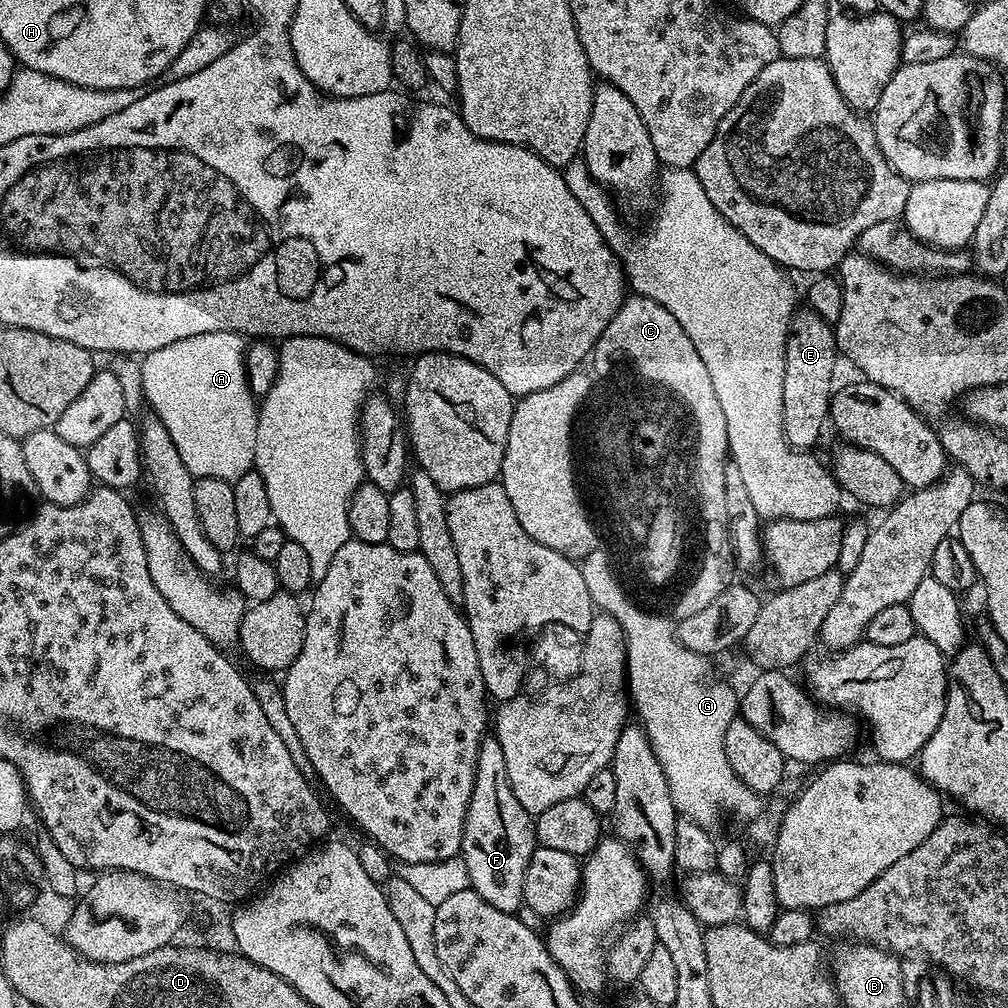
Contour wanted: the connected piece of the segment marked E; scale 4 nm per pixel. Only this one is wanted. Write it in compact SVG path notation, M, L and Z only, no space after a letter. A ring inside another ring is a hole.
M810 310L803 311L797 311L792 317L784 351L786 370L782 378L782 430L791 448L812 450L824 432L824 424L826 428L830 420L828 405L832 403L832 379L836 376L838 349L833 325Z

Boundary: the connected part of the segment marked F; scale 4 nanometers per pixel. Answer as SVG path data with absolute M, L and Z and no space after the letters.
M485 735L484 739L480 741L473 790L464 818L462 842L460 843L460 856L466 862L470 887L479 896L486 898L486 902L490 902L490 906L494 906L494 910L519 913L524 902L522 878L526 878L526 866L530 866L530 858L537 847L533 813L527 812L522 806L522 802L518 802L518 798L514 798L506 774L506 758L502 755L502 746L496 741L495 735Z

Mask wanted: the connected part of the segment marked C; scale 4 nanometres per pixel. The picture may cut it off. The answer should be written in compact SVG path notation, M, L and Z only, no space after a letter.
M635 294L620 303L620 309L614 318L610 318L606 330L602 330L592 348L590 364L596 367L595 375L604 378L611 373L608 371L612 364L620 364L623 360L629 360L636 367L637 377L660 385L677 400L692 404L692 412L696 412L696 420L700 420L700 460L696 460L696 472L700 475L700 496L704 496L702 507L706 514L708 561L704 563L704 572L700 572L700 580L692 584L692 592L688 592L684 604L680 604L681 621L710 606L710 602L714 602L714 598L718 598L718 594L722 594L734 580L732 535L728 532L726 514L726 466L730 462L726 418L722 415L718 394L714 394L714 382L710 382L710 373L706 371L698 350L694 350L694 342L690 342L690 334L682 330L678 318L674 318L666 306L658 306L658 302Z

